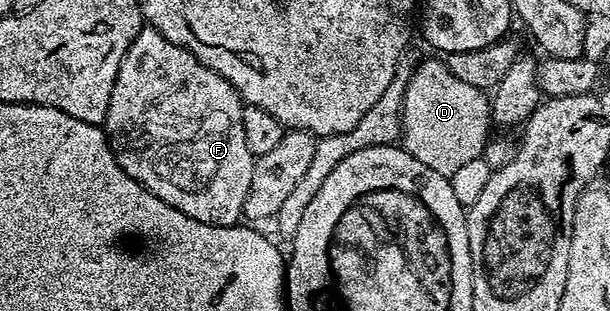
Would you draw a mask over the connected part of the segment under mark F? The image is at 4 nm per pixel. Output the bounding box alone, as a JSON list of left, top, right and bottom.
[102,28,256,226]

